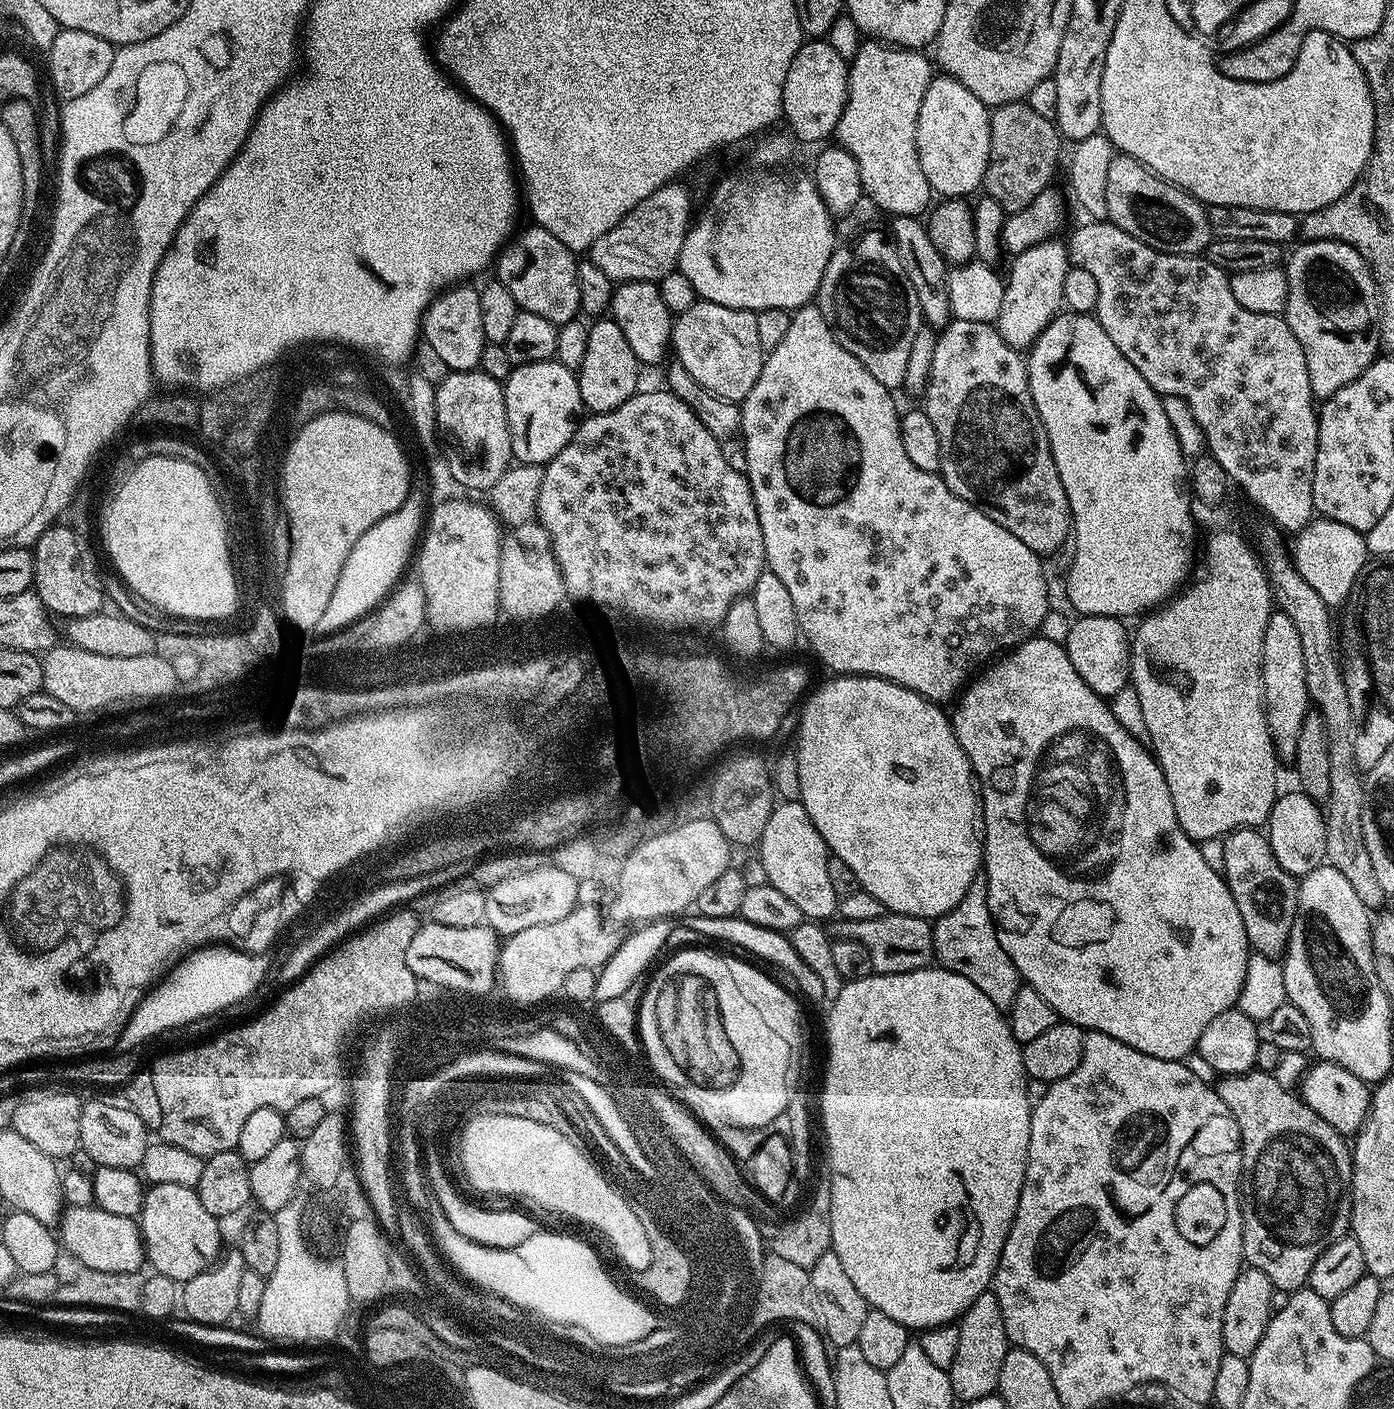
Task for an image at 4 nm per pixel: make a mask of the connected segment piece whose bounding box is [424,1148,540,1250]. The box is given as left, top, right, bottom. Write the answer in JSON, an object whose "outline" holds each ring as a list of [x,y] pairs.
{"outline":[[[438,1148],[432,1151],[432,1156],[424,1160],[424,1169],[433,1196],[442,1206],[446,1218],[453,1223],[454,1230],[470,1238],[471,1241],[476,1241],[487,1248],[515,1250],[518,1245],[524,1244],[540,1230],[538,1221],[529,1213],[524,1214],[516,1210],[488,1210],[464,1199],[446,1174],[443,1155]]]}

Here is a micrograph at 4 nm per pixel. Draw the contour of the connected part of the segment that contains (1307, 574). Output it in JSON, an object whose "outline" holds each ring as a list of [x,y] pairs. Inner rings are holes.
{"outline":[[[1321,517],[1313,519],[1303,531],[1297,533],[1295,540],[1292,561],[1300,576],[1329,608],[1341,607],[1352,592],[1358,574],[1369,561],[1367,537],[1353,527]]]}

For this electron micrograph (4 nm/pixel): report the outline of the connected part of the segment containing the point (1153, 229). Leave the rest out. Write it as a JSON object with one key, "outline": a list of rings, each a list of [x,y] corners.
{"outline":[[[1123,154],[1114,156],[1107,171],[1106,210],[1108,219],[1118,230],[1126,230],[1138,242],[1146,242],[1146,246],[1154,246],[1154,250],[1166,254],[1200,256],[1214,239],[1205,205]]]}

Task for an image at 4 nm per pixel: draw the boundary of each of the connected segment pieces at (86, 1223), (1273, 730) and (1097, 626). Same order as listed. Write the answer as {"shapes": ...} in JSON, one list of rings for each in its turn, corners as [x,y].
{"shapes":[[[[95,1206],[68,1208],[60,1217],[58,1239],[63,1251],[94,1270],[140,1272],[146,1264],[139,1223],[133,1217],[110,1214]]],[[[1279,610],[1273,611],[1270,622],[1266,622],[1264,631],[1262,690],[1264,691],[1266,722],[1277,757],[1281,761],[1295,761],[1298,734],[1302,734],[1302,722],[1310,710],[1306,686],[1306,662],[1302,662],[1302,637],[1299,636],[1293,619]]],[[[1080,616],[1068,628],[1068,637],[1063,637],[1064,649],[1068,652],[1074,670],[1082,677],[1082,682],[1094,690],[1094,694],[1110,698],[1118,690],[1129,687],[1132,670],[1132,645],[1129,629],[1124,629],[1125,621],[1114,616]]]]}

